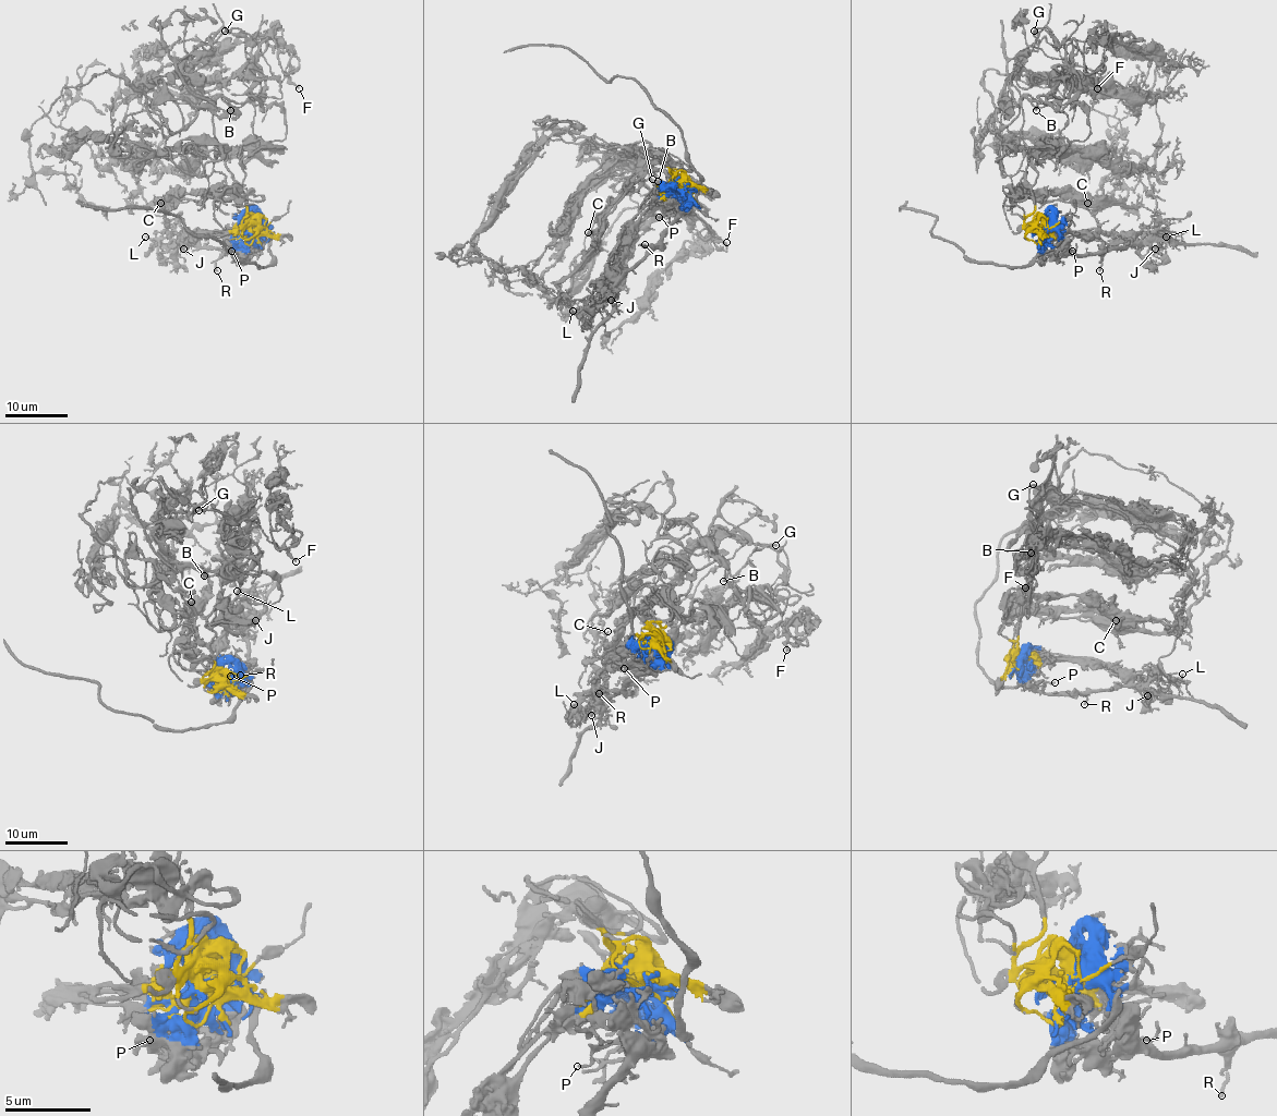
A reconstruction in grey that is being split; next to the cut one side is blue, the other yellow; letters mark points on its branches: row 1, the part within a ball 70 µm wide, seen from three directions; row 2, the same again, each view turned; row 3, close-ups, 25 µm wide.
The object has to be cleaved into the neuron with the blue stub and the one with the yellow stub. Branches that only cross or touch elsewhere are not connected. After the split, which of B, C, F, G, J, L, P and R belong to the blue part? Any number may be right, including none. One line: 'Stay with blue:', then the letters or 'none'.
Stay with blue: J, L, P, R

